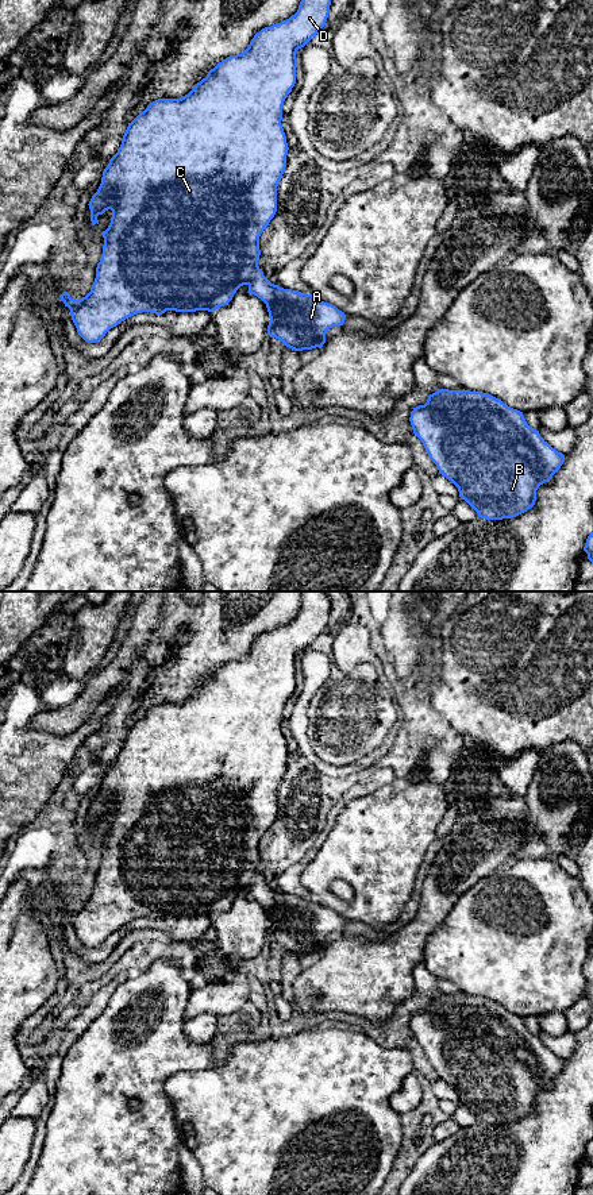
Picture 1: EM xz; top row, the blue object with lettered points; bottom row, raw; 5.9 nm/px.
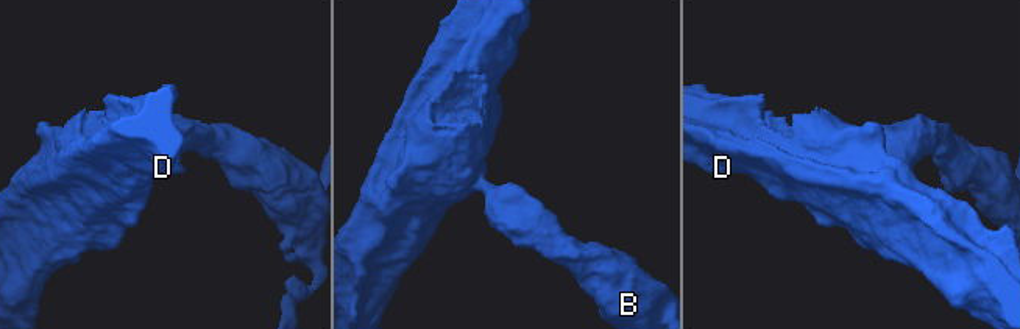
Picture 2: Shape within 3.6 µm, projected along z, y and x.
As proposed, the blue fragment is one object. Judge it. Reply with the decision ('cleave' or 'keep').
keep

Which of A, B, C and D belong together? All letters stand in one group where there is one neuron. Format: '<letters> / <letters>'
A B C D

